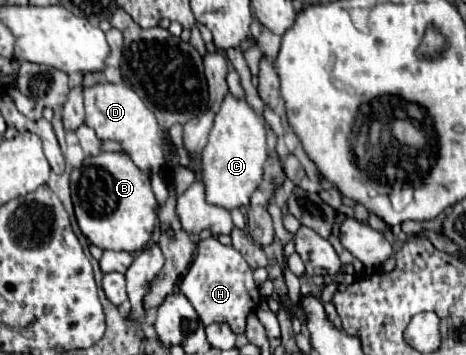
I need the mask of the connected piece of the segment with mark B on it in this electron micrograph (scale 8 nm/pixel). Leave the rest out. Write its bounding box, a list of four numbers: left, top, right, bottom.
[71,152,157,252]

